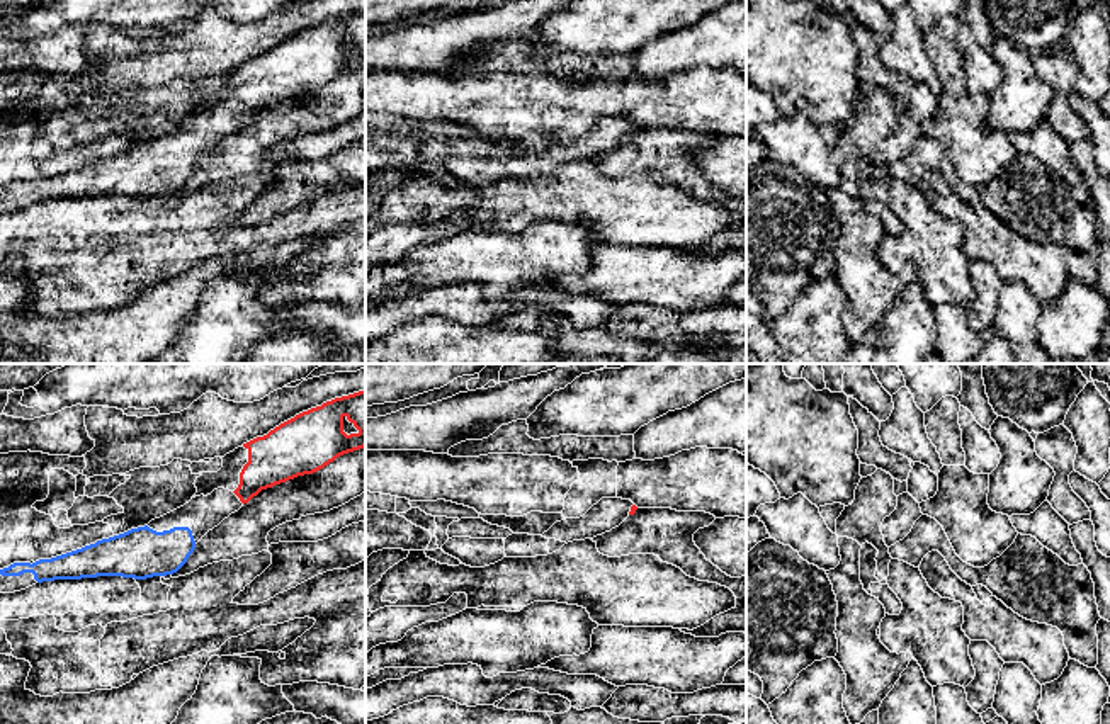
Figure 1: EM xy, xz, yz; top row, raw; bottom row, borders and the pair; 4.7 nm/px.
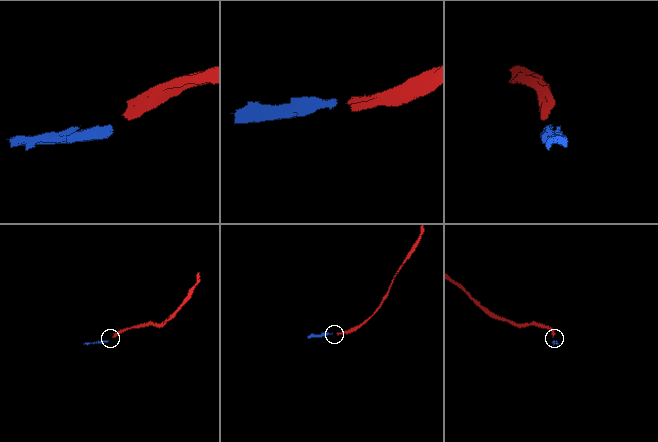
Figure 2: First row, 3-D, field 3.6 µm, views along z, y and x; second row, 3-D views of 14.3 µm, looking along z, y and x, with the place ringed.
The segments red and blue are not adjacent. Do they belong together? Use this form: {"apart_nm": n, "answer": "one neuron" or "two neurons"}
{"apart_nm": 280, "answer": "one neuron"}

